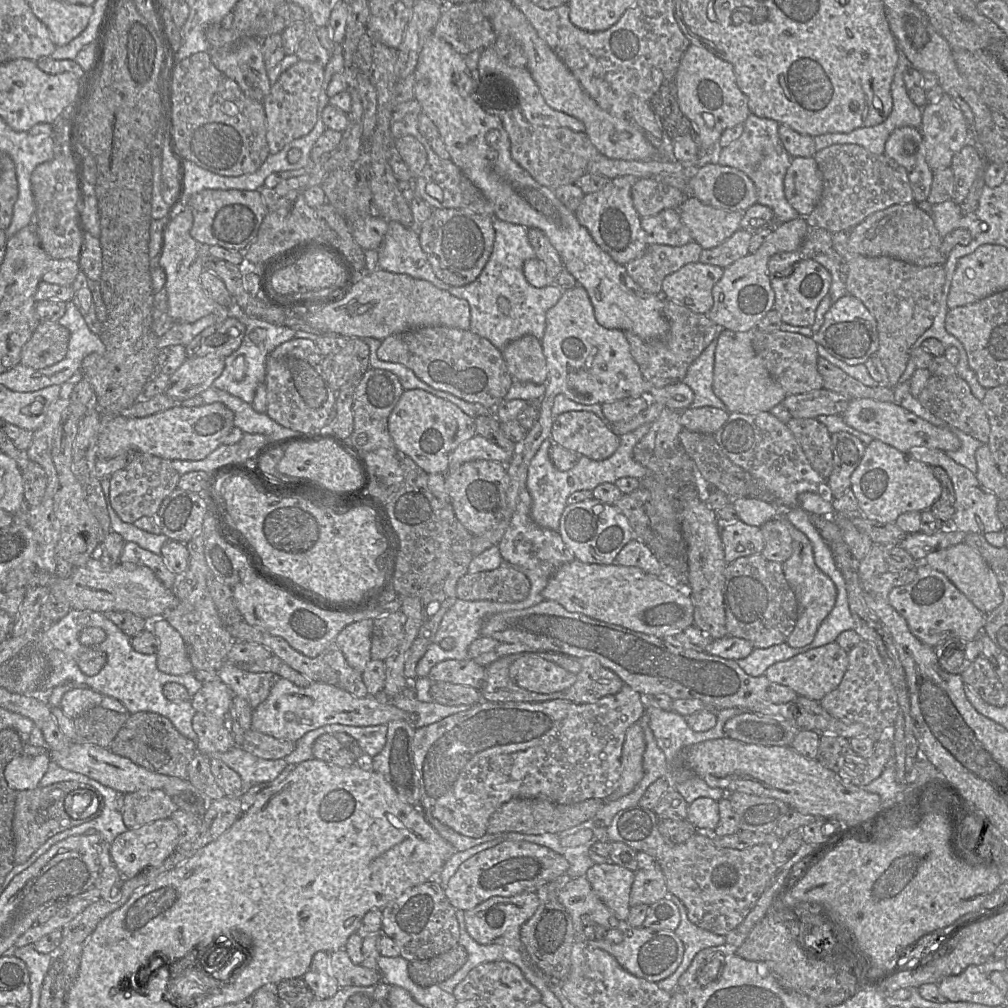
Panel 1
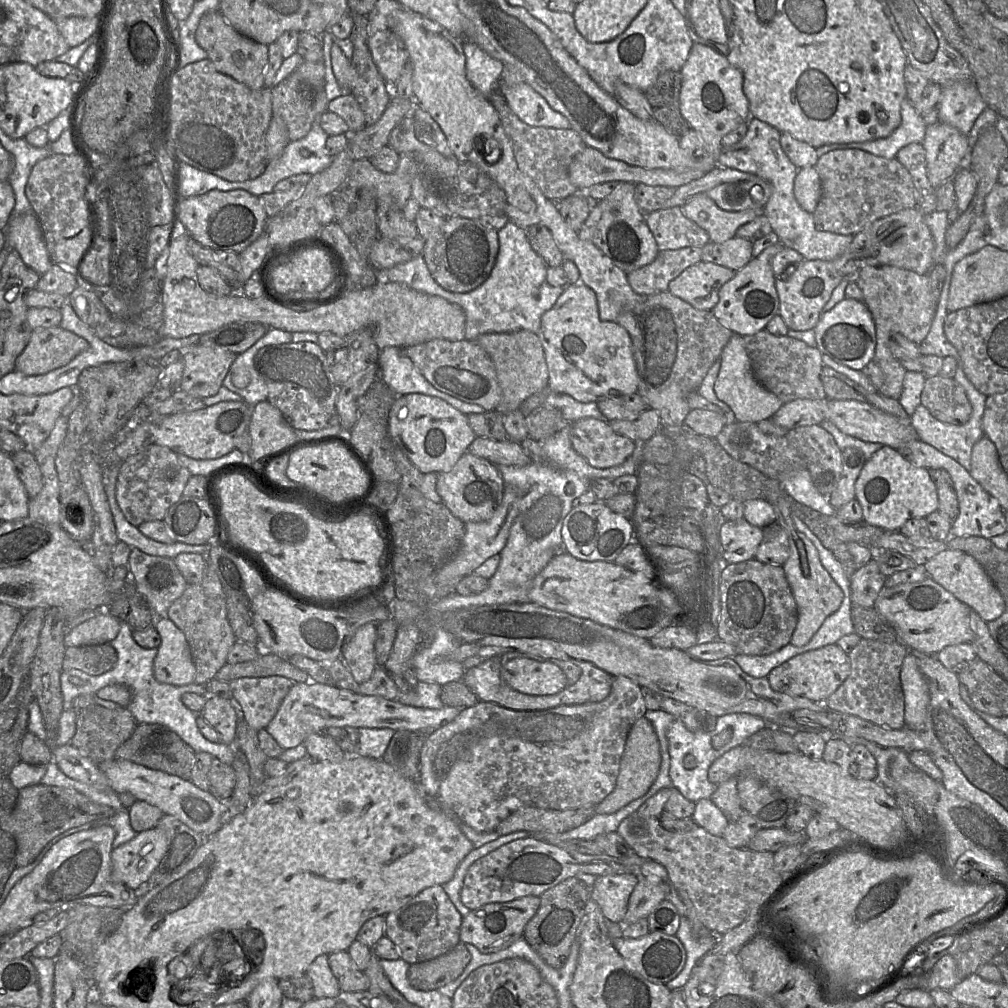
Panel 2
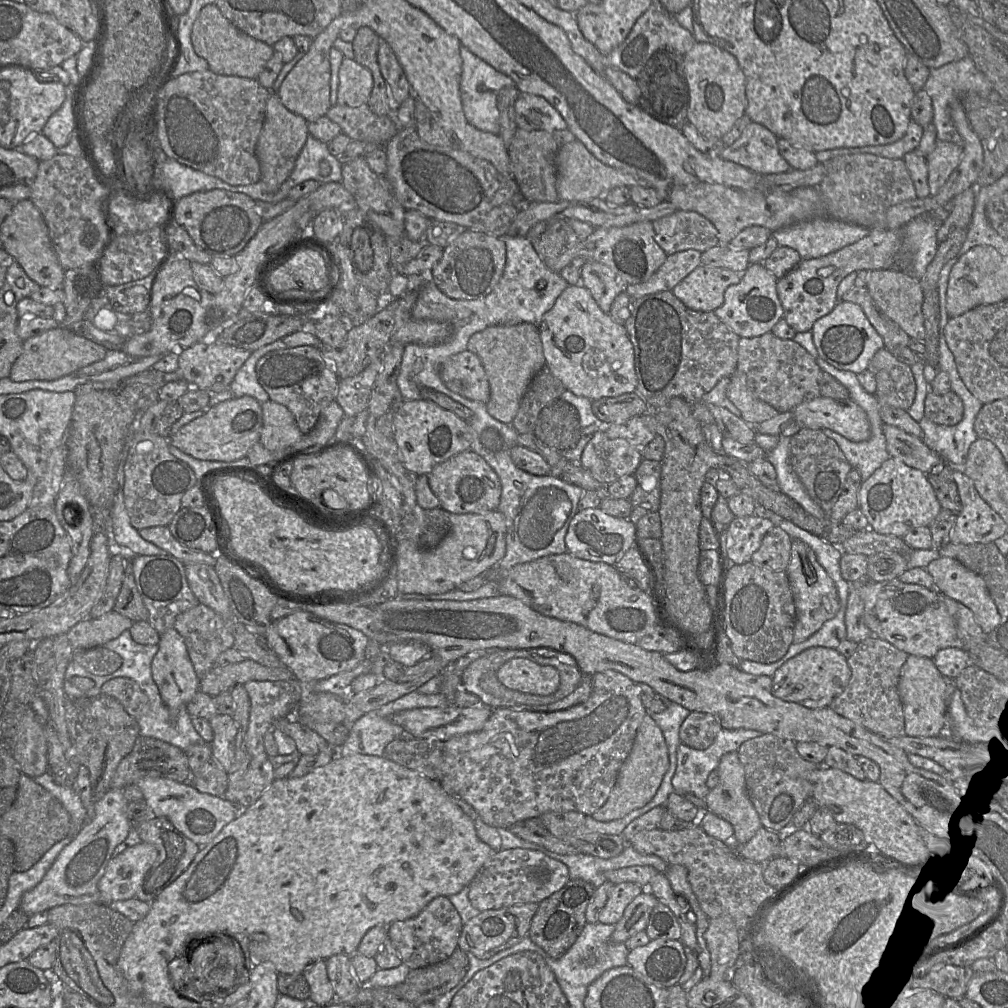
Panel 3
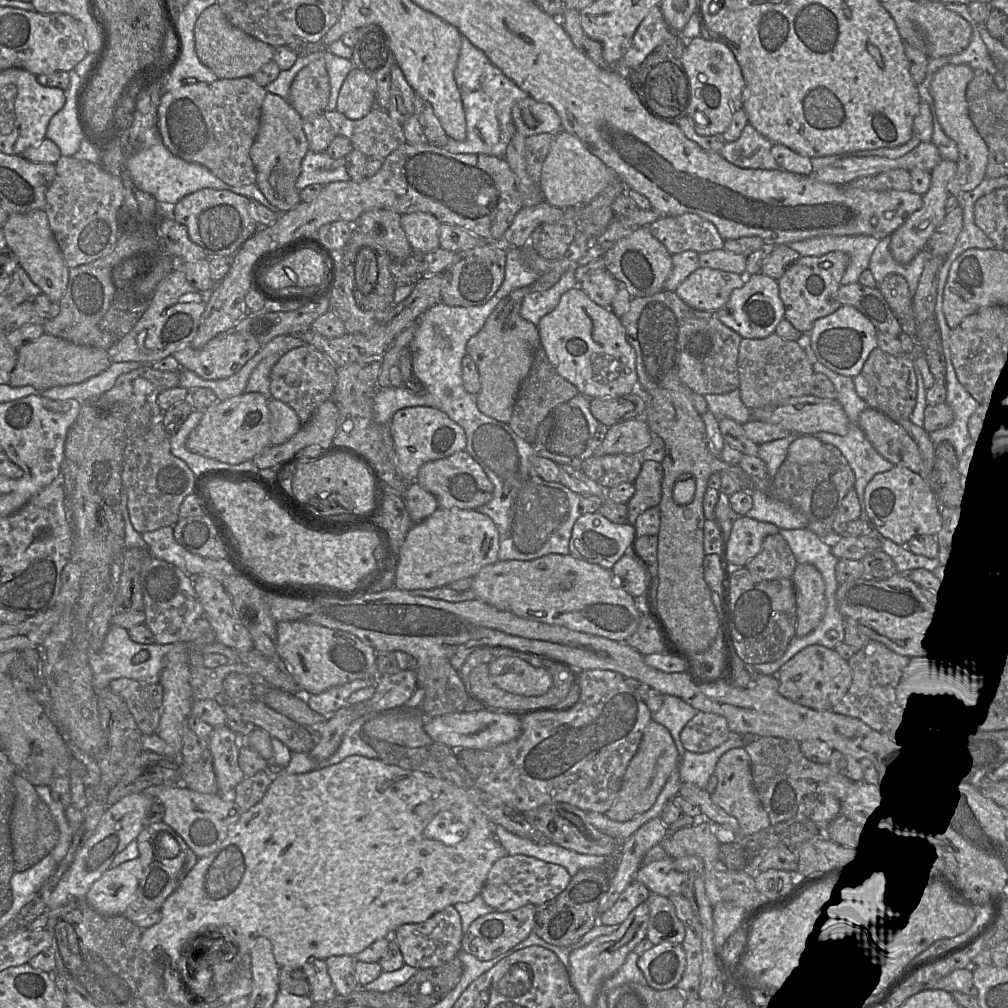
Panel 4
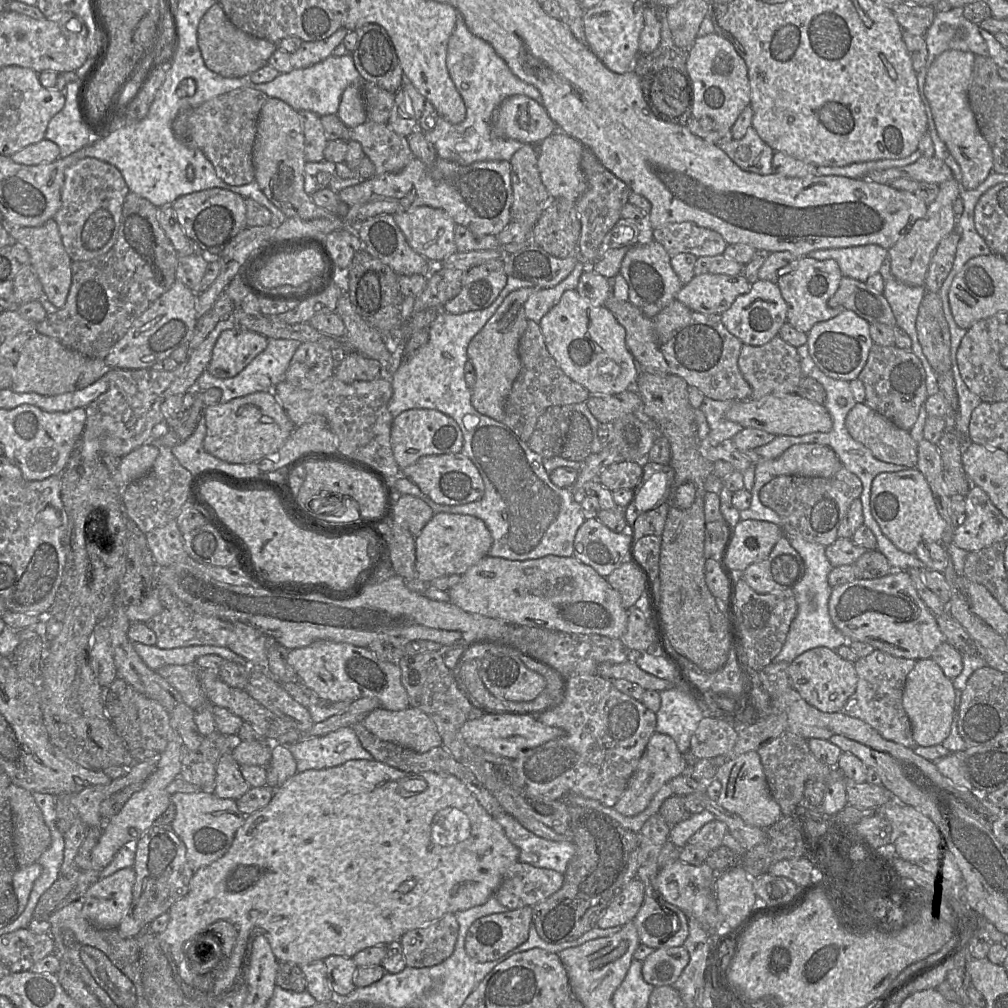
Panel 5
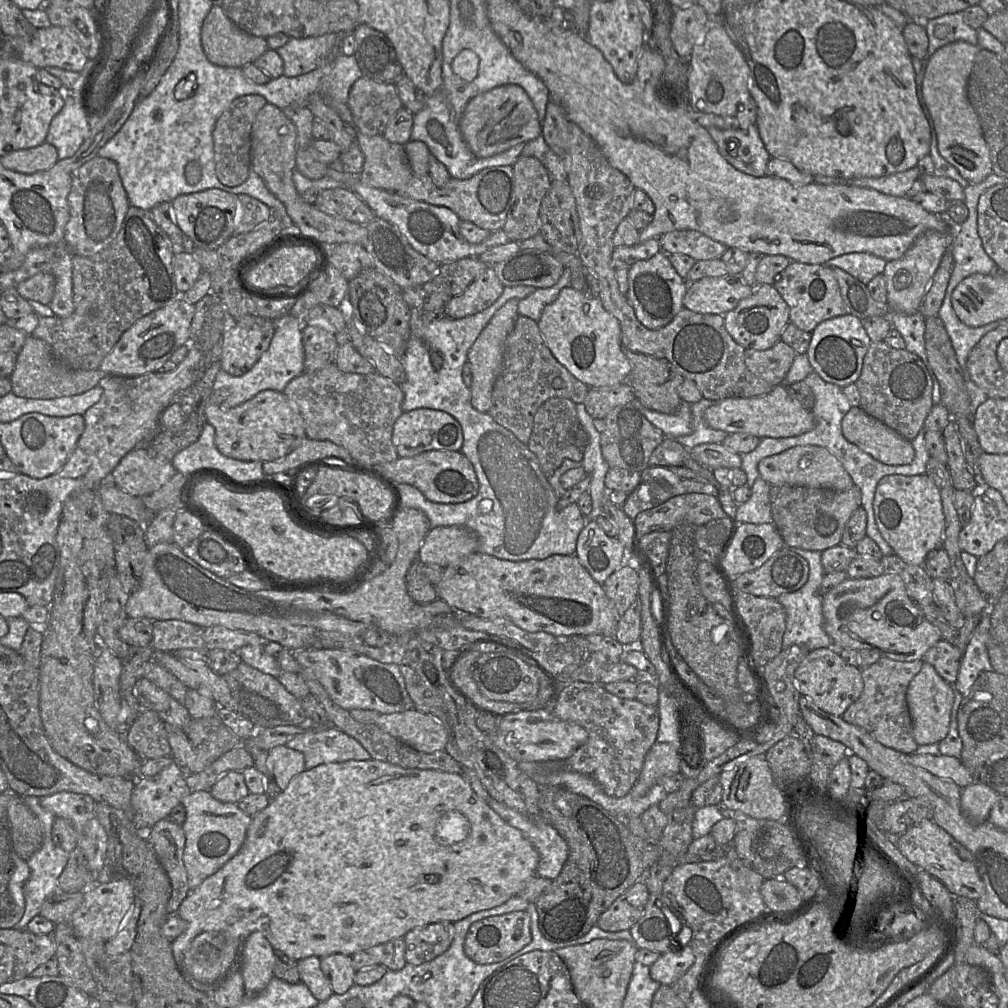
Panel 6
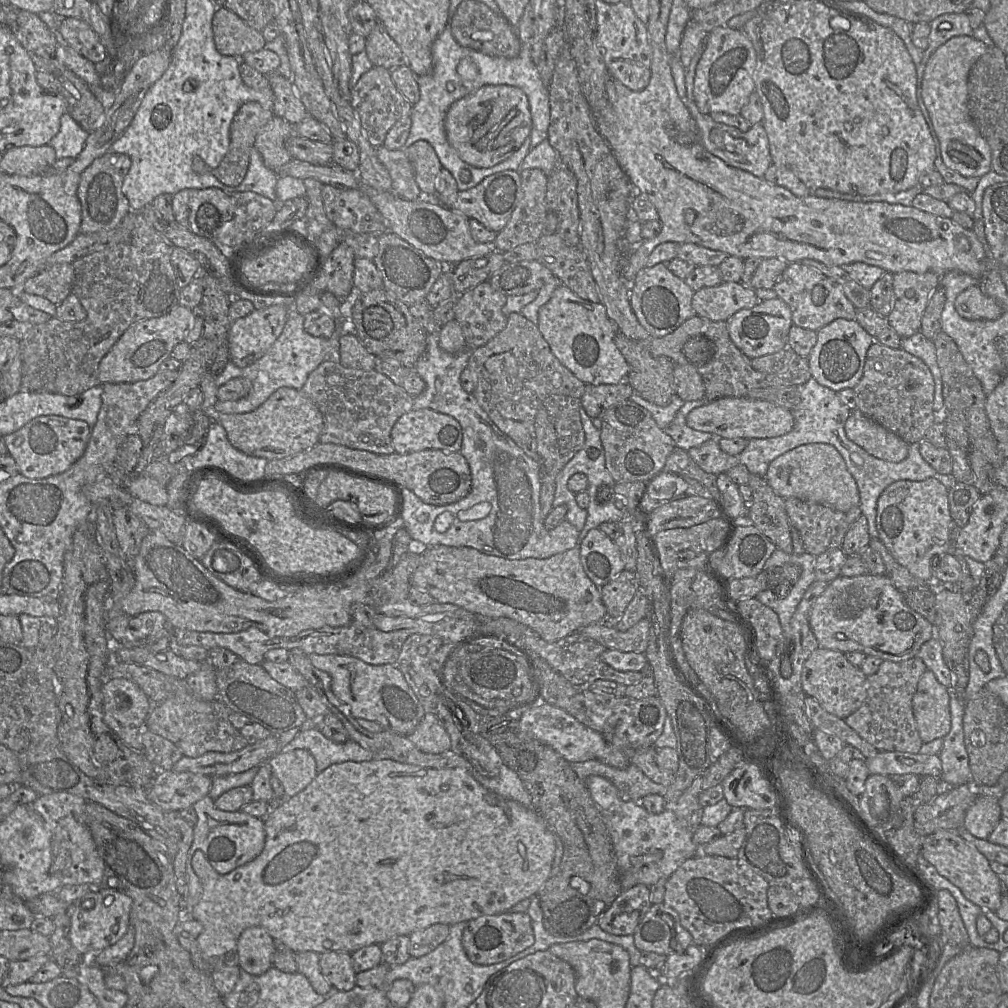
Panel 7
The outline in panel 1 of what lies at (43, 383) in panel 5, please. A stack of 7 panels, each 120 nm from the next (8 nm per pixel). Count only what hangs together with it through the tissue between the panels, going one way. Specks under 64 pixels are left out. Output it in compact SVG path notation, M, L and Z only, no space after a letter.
M40 322L21 350L20 363L34 368L50 367L67 354L70 332L57 322Z

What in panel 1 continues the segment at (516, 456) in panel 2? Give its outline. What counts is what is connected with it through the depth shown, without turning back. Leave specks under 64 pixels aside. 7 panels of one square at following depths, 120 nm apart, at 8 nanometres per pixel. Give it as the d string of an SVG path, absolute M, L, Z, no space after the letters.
M475 434L452 451L449 455L448 470L455 470L464 462L479 459L507 464L512 456L513 453L507 452L486 438Z

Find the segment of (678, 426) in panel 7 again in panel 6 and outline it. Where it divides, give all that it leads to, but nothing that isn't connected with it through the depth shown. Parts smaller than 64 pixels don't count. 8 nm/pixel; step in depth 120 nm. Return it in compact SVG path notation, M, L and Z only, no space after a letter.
M705 398L691 404L693 431L677 440L687 449L704 443L722 443L729 435L722 430L716 430L709 427L704 420L705 410L714 402Z

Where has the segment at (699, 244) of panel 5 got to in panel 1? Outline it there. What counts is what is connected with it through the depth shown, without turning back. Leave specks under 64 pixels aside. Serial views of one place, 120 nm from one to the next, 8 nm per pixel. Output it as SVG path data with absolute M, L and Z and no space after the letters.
M665 209L647 217L641 217L648 245L665 244L682 246L693 241L689 229L680 218L679 209Z

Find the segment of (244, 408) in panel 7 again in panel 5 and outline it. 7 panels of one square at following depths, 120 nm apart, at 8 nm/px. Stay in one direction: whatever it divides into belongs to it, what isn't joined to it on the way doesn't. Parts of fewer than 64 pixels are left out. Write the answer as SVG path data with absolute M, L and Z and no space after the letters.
M268 339L268 345L239 374L232 378L217 378L205 370L195 383L196 391L204 391L212 387L222 390L219 403L242 397L258 391L272 391L274 387L285 380L289 363L301 342L292 339Z

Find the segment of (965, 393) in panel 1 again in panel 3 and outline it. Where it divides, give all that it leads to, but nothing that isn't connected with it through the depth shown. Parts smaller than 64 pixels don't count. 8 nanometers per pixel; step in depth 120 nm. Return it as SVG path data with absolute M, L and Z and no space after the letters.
M931 390L925 398L925 417L931 422L952 426L958 424L964 414L964 405L961 398L949 391L946 394L935 394Z

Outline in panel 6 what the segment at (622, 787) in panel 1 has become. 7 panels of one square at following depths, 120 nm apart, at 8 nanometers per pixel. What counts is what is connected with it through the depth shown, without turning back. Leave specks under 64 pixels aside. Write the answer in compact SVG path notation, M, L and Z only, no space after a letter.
M655 742L645 757L641 774L630 794L643 797L662 777L677 773L680 773L677 750L670 743Z

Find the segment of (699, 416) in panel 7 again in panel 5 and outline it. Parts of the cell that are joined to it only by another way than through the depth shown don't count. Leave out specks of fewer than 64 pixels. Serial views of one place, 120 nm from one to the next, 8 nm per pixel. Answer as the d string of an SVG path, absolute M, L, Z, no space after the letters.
M771 394L761 399L736 401L726 412L726 419L743 428L756 428L774 436L802 436L814 432L829 432L832 418L823 404L808 400L798 394Z

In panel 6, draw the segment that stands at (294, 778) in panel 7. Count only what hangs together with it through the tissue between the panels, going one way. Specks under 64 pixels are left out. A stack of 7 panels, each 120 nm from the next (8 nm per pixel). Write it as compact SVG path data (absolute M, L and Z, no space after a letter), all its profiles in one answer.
M279 745L269 751L269 765L276 783L283 791L296 775L305 769L303 753L290 749L285 745Z

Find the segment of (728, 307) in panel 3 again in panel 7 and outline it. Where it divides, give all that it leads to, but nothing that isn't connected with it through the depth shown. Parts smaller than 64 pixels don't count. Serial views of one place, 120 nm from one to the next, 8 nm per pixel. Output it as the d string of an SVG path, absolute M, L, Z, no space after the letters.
M779 297L759 301L753 308L737 311L726 320L730 339L748 358L773 354L788 347L787 339L792 326L791 311Z

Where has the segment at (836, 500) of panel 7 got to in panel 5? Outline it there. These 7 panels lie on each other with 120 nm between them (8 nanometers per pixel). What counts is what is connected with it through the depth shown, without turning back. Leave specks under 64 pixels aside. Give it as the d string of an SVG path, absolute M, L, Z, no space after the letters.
M818 443L795 444L775 459L760 458L756 465L775 476L831 477L843 466L836 453Z

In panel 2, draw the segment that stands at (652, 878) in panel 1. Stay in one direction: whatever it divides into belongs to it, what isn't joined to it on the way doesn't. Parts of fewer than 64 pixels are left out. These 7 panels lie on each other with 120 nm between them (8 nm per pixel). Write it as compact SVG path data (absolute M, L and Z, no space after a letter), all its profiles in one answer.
M639 879L631 893L622 924L633 924L642 918L647 918L663 900L665 900L665 895L658 883Z

